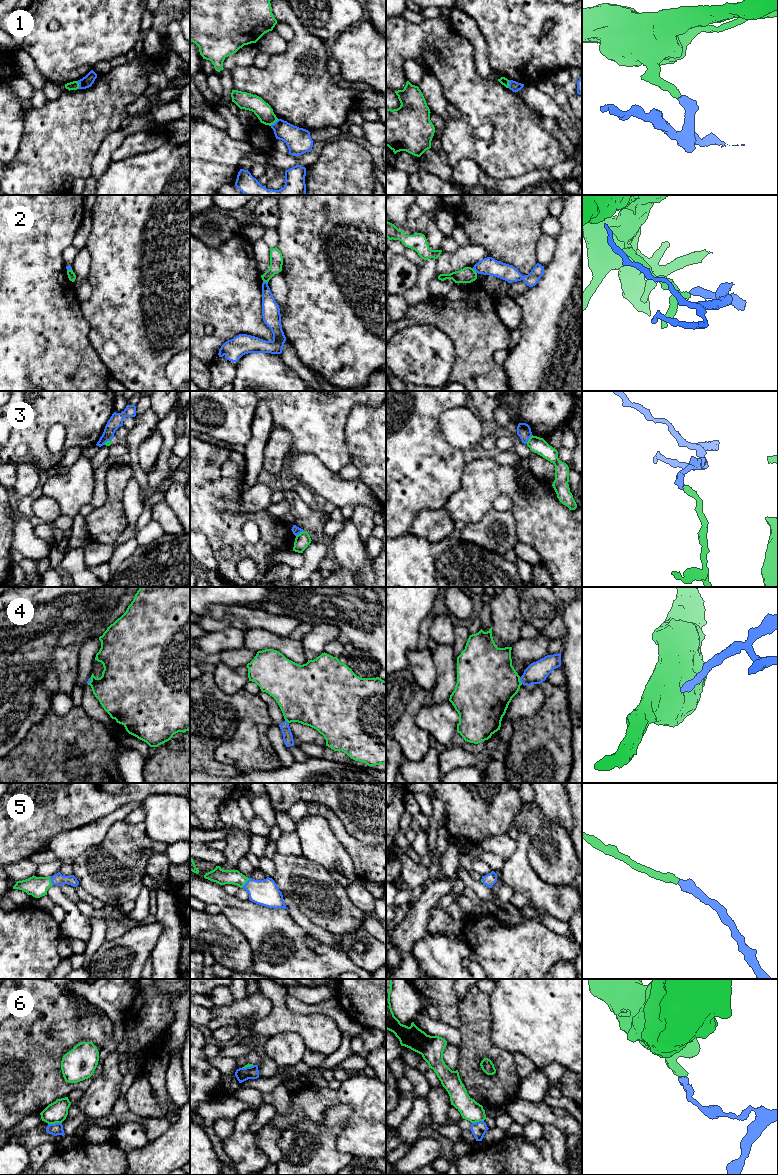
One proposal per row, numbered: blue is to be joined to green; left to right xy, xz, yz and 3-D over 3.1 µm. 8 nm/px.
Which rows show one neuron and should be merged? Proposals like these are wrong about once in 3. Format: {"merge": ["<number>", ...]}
{"merge": ["5"]}

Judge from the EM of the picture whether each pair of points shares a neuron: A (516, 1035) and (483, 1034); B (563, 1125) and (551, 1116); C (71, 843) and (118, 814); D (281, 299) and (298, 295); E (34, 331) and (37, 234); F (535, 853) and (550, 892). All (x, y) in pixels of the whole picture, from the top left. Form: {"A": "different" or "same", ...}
{"A": "different", "B": "same", "C": "same", "D": "different", "E": "same", "F": "different"}

